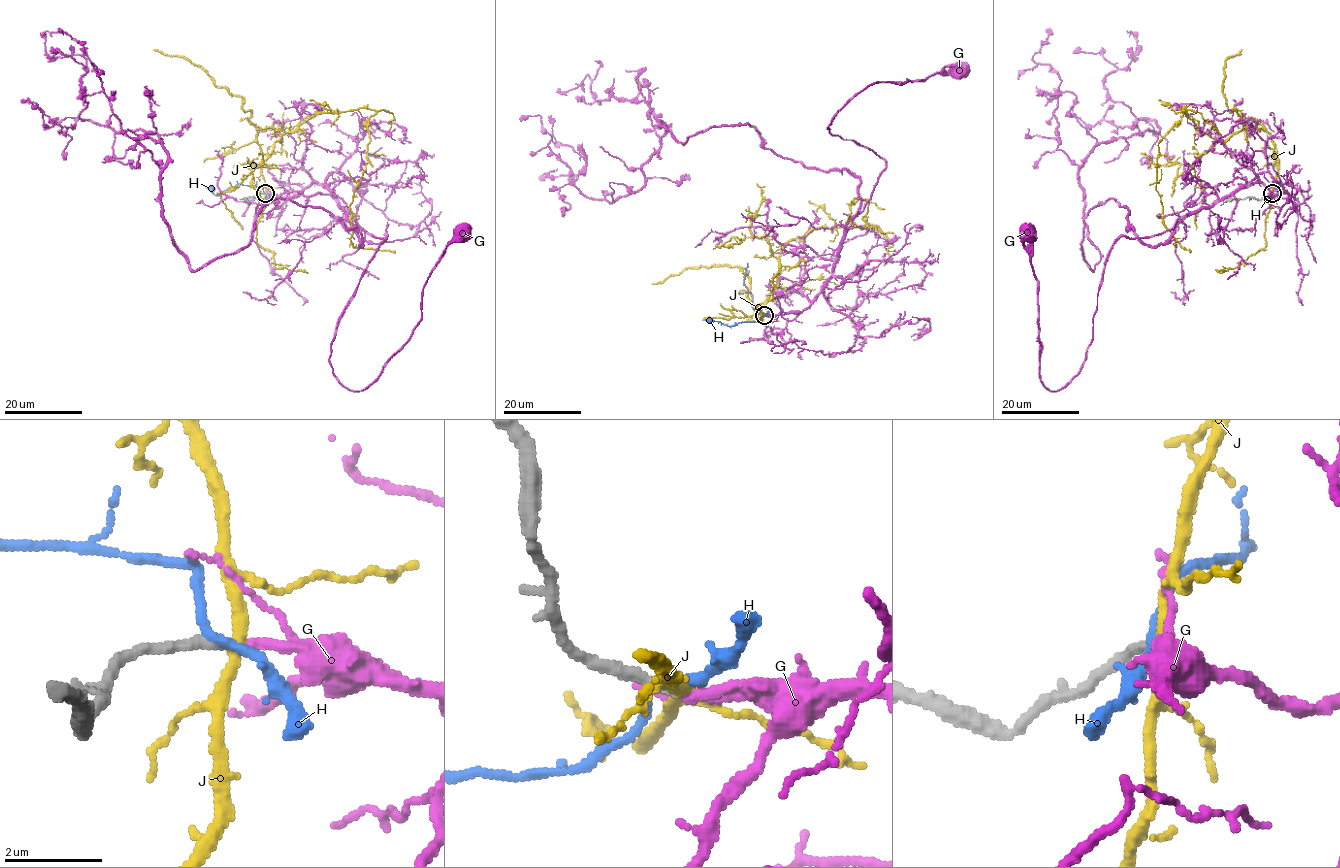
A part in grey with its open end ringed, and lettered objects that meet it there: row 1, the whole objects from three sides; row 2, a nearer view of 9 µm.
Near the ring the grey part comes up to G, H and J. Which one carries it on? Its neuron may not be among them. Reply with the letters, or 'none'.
G

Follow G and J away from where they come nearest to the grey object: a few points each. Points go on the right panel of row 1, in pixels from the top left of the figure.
G: (1272, 193), (1242, 186), (1166, 231), (1120, 236), (1101, 278), (1085, 360), (1059, 390), (1040, 378), (1026, 232)
J: (1272, 193), (1269, 133), (1216, 141), (1184, 108), (1158, 144), (1156, 190), (1163, 224), (1190, 253)

